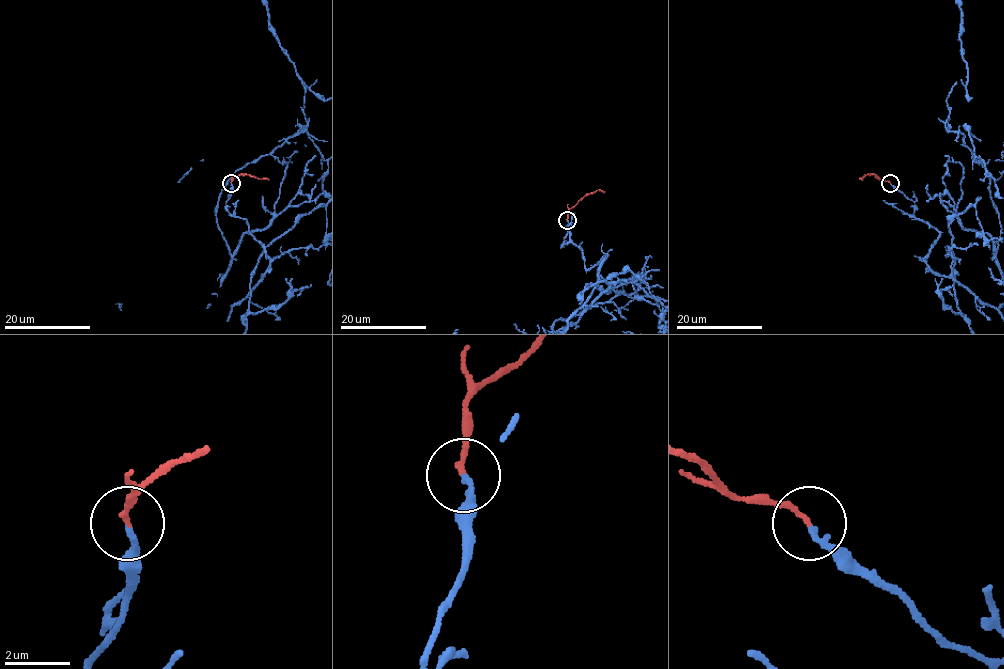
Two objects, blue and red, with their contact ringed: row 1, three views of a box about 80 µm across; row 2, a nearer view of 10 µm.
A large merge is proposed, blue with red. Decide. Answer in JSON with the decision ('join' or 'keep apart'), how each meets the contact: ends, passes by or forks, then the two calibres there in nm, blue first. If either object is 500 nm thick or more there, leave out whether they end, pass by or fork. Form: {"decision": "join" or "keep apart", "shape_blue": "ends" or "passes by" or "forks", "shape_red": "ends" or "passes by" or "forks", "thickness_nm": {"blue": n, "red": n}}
{"decision": "join", "shape_blue": "ends", "shape_red": "ends", "thickness_nm": {"blue": 160, "red": 150}}

